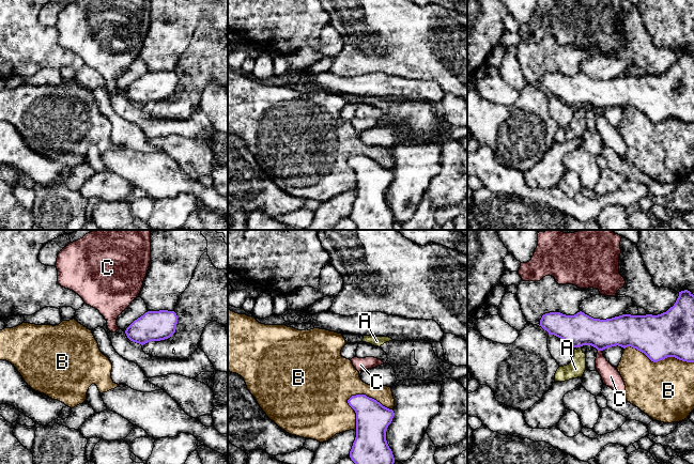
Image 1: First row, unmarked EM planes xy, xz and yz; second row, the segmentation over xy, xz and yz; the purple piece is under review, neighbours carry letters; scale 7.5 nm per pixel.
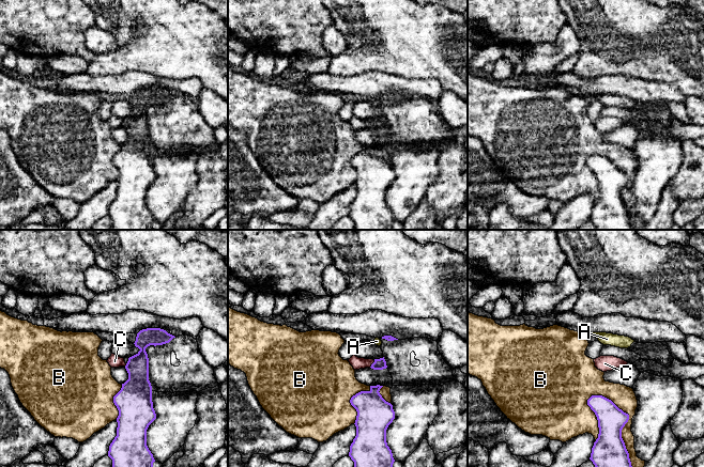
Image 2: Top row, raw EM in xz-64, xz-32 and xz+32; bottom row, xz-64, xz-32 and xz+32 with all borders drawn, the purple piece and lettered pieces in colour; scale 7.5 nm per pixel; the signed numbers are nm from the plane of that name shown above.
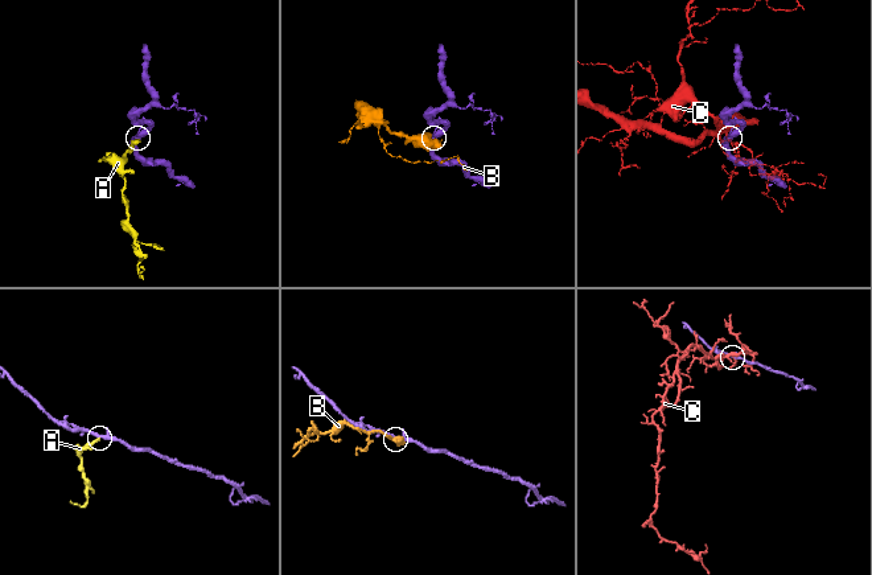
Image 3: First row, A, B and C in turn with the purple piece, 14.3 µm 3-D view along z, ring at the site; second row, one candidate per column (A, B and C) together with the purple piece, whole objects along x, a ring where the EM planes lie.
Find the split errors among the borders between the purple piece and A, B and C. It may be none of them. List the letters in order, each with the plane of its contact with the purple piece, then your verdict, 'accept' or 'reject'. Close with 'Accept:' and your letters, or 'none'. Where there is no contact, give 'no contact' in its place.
A: yz | reject
B: xz | reject
C: yz | reject
Accept: none

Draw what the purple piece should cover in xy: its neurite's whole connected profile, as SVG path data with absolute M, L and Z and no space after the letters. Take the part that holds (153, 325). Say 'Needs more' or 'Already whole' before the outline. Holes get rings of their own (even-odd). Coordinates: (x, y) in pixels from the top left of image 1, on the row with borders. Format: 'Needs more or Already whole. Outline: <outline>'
Already whole. Outline: M148 311L135 320L125 330L127 338L141 345L151 341L160 341L170 338L178 324L174 311Z

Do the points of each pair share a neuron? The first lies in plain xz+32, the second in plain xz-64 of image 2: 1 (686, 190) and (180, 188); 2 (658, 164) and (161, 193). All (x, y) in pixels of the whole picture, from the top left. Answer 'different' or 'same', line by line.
1: different
2: same

